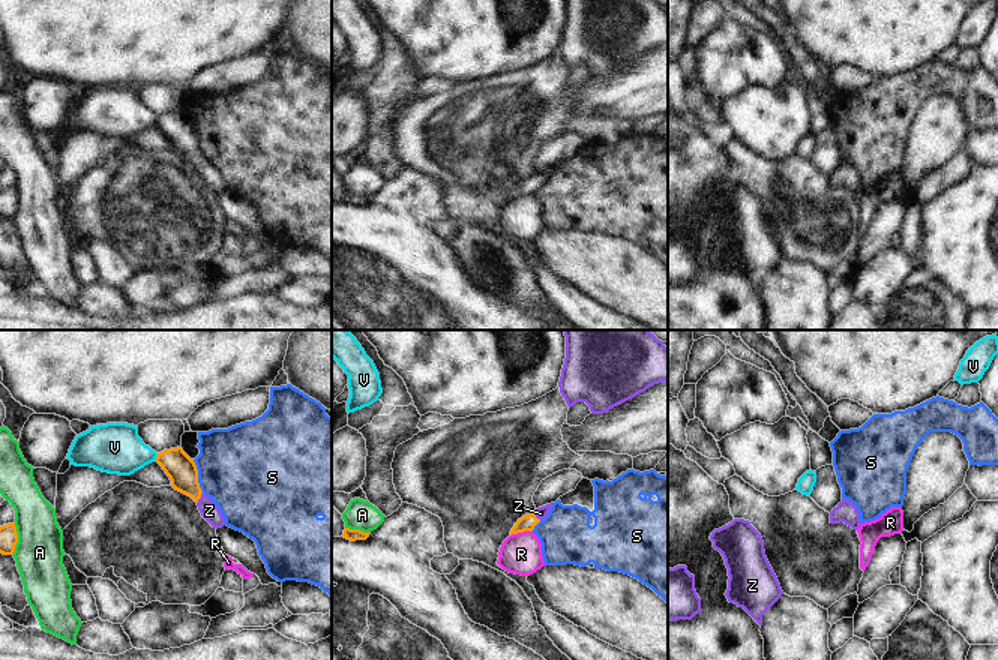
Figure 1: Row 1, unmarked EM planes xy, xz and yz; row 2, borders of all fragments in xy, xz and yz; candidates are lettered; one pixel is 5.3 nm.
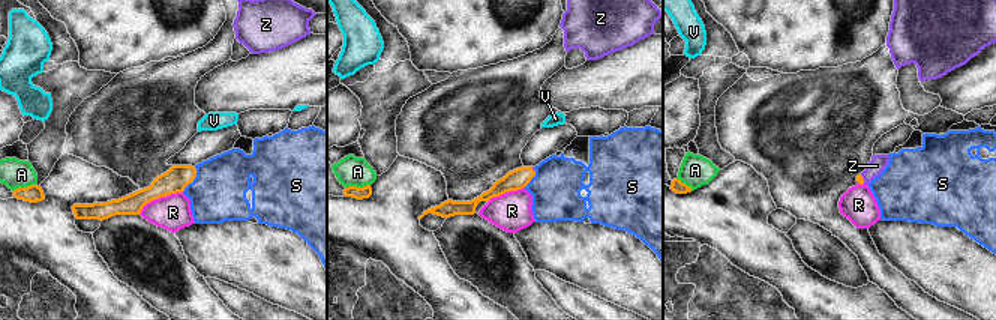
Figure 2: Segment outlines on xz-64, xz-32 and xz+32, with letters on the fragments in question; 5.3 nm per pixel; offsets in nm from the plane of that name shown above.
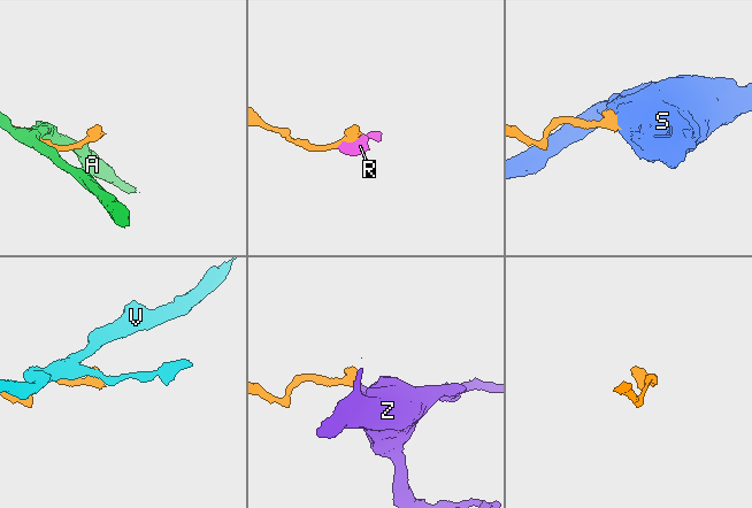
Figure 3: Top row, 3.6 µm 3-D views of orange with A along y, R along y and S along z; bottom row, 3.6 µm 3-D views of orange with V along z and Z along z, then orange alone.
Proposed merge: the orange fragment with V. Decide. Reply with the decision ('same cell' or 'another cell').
another cell

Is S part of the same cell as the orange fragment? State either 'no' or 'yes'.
no

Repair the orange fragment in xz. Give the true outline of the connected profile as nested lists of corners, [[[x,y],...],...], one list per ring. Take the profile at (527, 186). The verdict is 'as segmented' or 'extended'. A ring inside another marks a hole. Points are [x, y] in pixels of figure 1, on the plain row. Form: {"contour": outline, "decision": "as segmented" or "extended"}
{"contour": [[[552,166],[536,172],[530,178],[522,180],[521,183],[518,183],[518,186],[512,192],[510,200],[524,196],[524,195],[533,195],[534,190],[548,180],[551,172],[552,172]]], "decision": "extended"}

